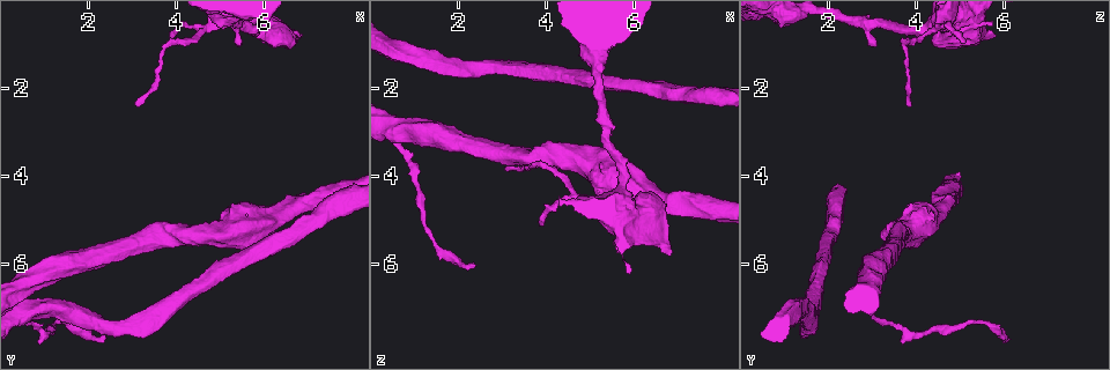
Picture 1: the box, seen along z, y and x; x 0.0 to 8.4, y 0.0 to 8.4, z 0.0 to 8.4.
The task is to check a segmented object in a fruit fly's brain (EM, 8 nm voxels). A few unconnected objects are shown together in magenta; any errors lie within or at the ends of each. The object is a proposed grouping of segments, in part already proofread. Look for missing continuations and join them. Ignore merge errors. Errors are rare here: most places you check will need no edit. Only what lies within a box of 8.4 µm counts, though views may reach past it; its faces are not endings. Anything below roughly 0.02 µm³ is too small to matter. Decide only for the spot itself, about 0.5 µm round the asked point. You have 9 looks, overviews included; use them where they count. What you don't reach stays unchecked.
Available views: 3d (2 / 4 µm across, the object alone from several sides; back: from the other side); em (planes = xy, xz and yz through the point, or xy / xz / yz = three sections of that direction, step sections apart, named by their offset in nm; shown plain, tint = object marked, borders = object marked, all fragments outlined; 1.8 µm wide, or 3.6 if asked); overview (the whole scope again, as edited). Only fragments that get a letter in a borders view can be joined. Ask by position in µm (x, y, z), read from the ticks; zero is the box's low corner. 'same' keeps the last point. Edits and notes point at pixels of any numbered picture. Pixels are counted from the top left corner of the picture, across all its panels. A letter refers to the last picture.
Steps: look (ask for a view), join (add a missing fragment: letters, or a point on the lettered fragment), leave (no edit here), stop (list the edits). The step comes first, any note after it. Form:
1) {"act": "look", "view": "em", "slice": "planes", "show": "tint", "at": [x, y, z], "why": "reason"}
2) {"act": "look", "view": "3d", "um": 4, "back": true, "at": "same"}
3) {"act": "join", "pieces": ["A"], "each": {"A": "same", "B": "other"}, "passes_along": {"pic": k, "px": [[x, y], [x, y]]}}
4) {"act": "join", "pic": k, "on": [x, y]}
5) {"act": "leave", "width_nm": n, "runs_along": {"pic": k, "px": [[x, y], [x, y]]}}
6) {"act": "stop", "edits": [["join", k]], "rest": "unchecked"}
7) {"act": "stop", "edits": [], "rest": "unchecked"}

{"act": "look", "view": "3d", "um": 2, "at": [2.40, 7.65, 6.00], "why": "free end"}

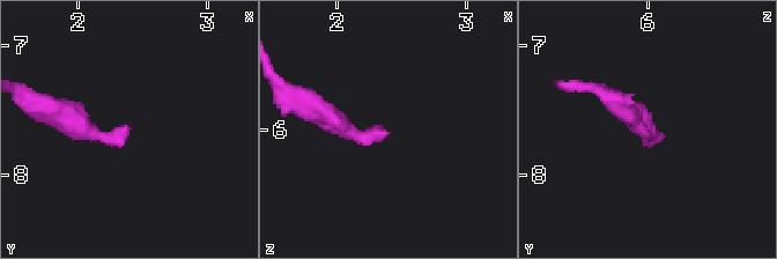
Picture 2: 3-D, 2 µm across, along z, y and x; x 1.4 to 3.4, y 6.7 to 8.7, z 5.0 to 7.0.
{"act": "look", "view": "em", "um": 3.6, "slice": "xy", "step": 8, "show": "tint", "at": [2.36, 7.62, 6.02]}

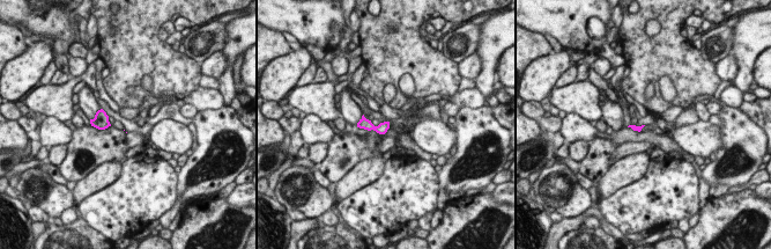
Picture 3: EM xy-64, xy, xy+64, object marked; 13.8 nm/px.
{"act": "look", "view": "em", "um": 3.6, "slice": "yz", "step": 8, "show": "borders", "at": "same"}

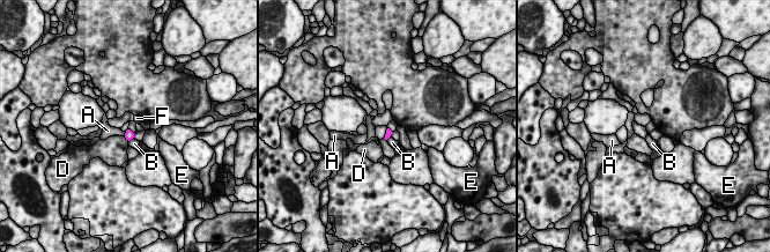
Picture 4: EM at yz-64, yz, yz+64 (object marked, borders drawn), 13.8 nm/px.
{"act": "leave", "width_nm": 90, "each": {"A": "other", "B": "other", "D": "other", "E": "other", "F": "other"}, "found": "no lettered fragment goes on from it"}

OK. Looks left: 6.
{"act": "look", "view": "em", "slice": "xz", "step": 16, "show": "borders", "at": [3.15, 2.45, 3.85], "why": "long arm stops here"}

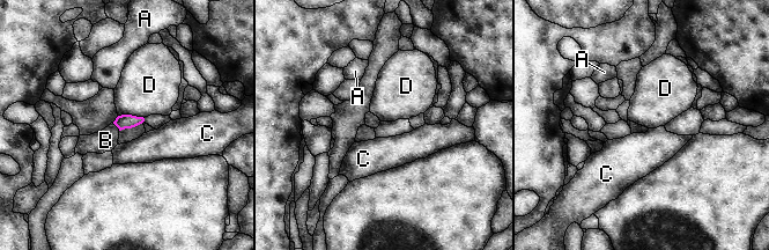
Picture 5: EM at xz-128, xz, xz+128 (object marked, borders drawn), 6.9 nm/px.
{"act": "look", "view": "em", "slice": "planes", "show": "borders", "at": "same", "why": "another direction"}

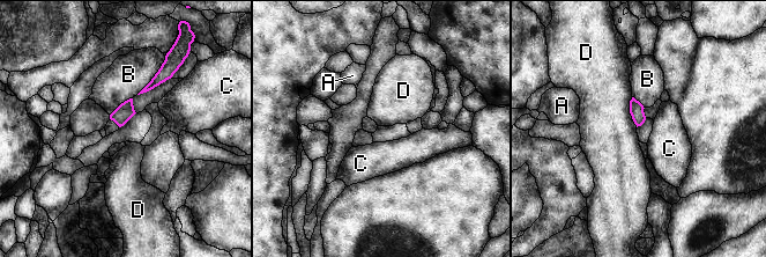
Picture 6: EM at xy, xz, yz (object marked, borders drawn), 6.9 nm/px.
{"act": "leave", "width_nm": 100, "each": {"A": "other", "B": "other", "C": "other", "D": "other"}, "border": {"pic": 6, "px": [[631, 97], [630, 115], [637, 126]]}, "found": "no lettered fragment goes on from it"}

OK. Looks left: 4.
{"act": "look", "view": "em", "slice": "planes", "show": "borders", "at": [3.90, 0.95, 5.05]}

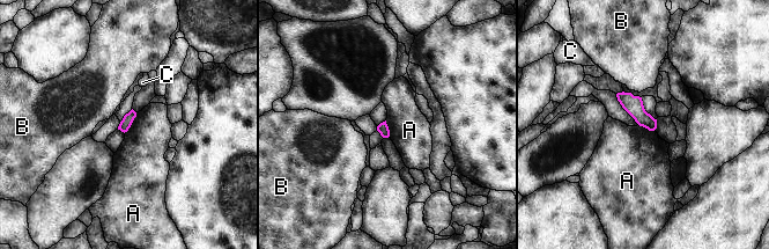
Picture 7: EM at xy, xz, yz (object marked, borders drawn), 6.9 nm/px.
{"act": "leave", "each": {"A": "other", "B": "other", "C": "other"}, "border": {"pic": 7, "px": [[137, 112], [131, 126], [124, 132]]}, "found": "none of them fits"}

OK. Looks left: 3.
{"act": "look", "view": "em", "slice": "yz", "step": 16, "show": "tint", "at": [6.85, 0.80, 5.85], "why": "branch stops here"}

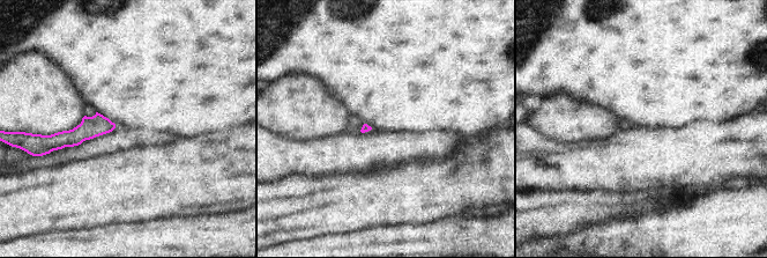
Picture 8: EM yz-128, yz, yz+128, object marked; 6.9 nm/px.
{"act": "look", "view": "em", "slice": "planes", "show": "borders", "at": "same"}

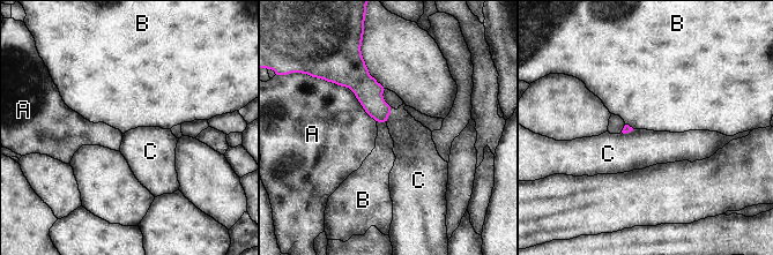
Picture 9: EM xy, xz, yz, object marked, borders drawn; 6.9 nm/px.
{"act": "leave", "each": {"A": "other", "B": "other", "C": "other"}, "border": {"pic": 9, "px": [[377, 120], [386, 121]]}, "found": "none of them fits"}

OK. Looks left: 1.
{"act": "stop", "edits": [], "rest": "unchecked"}

